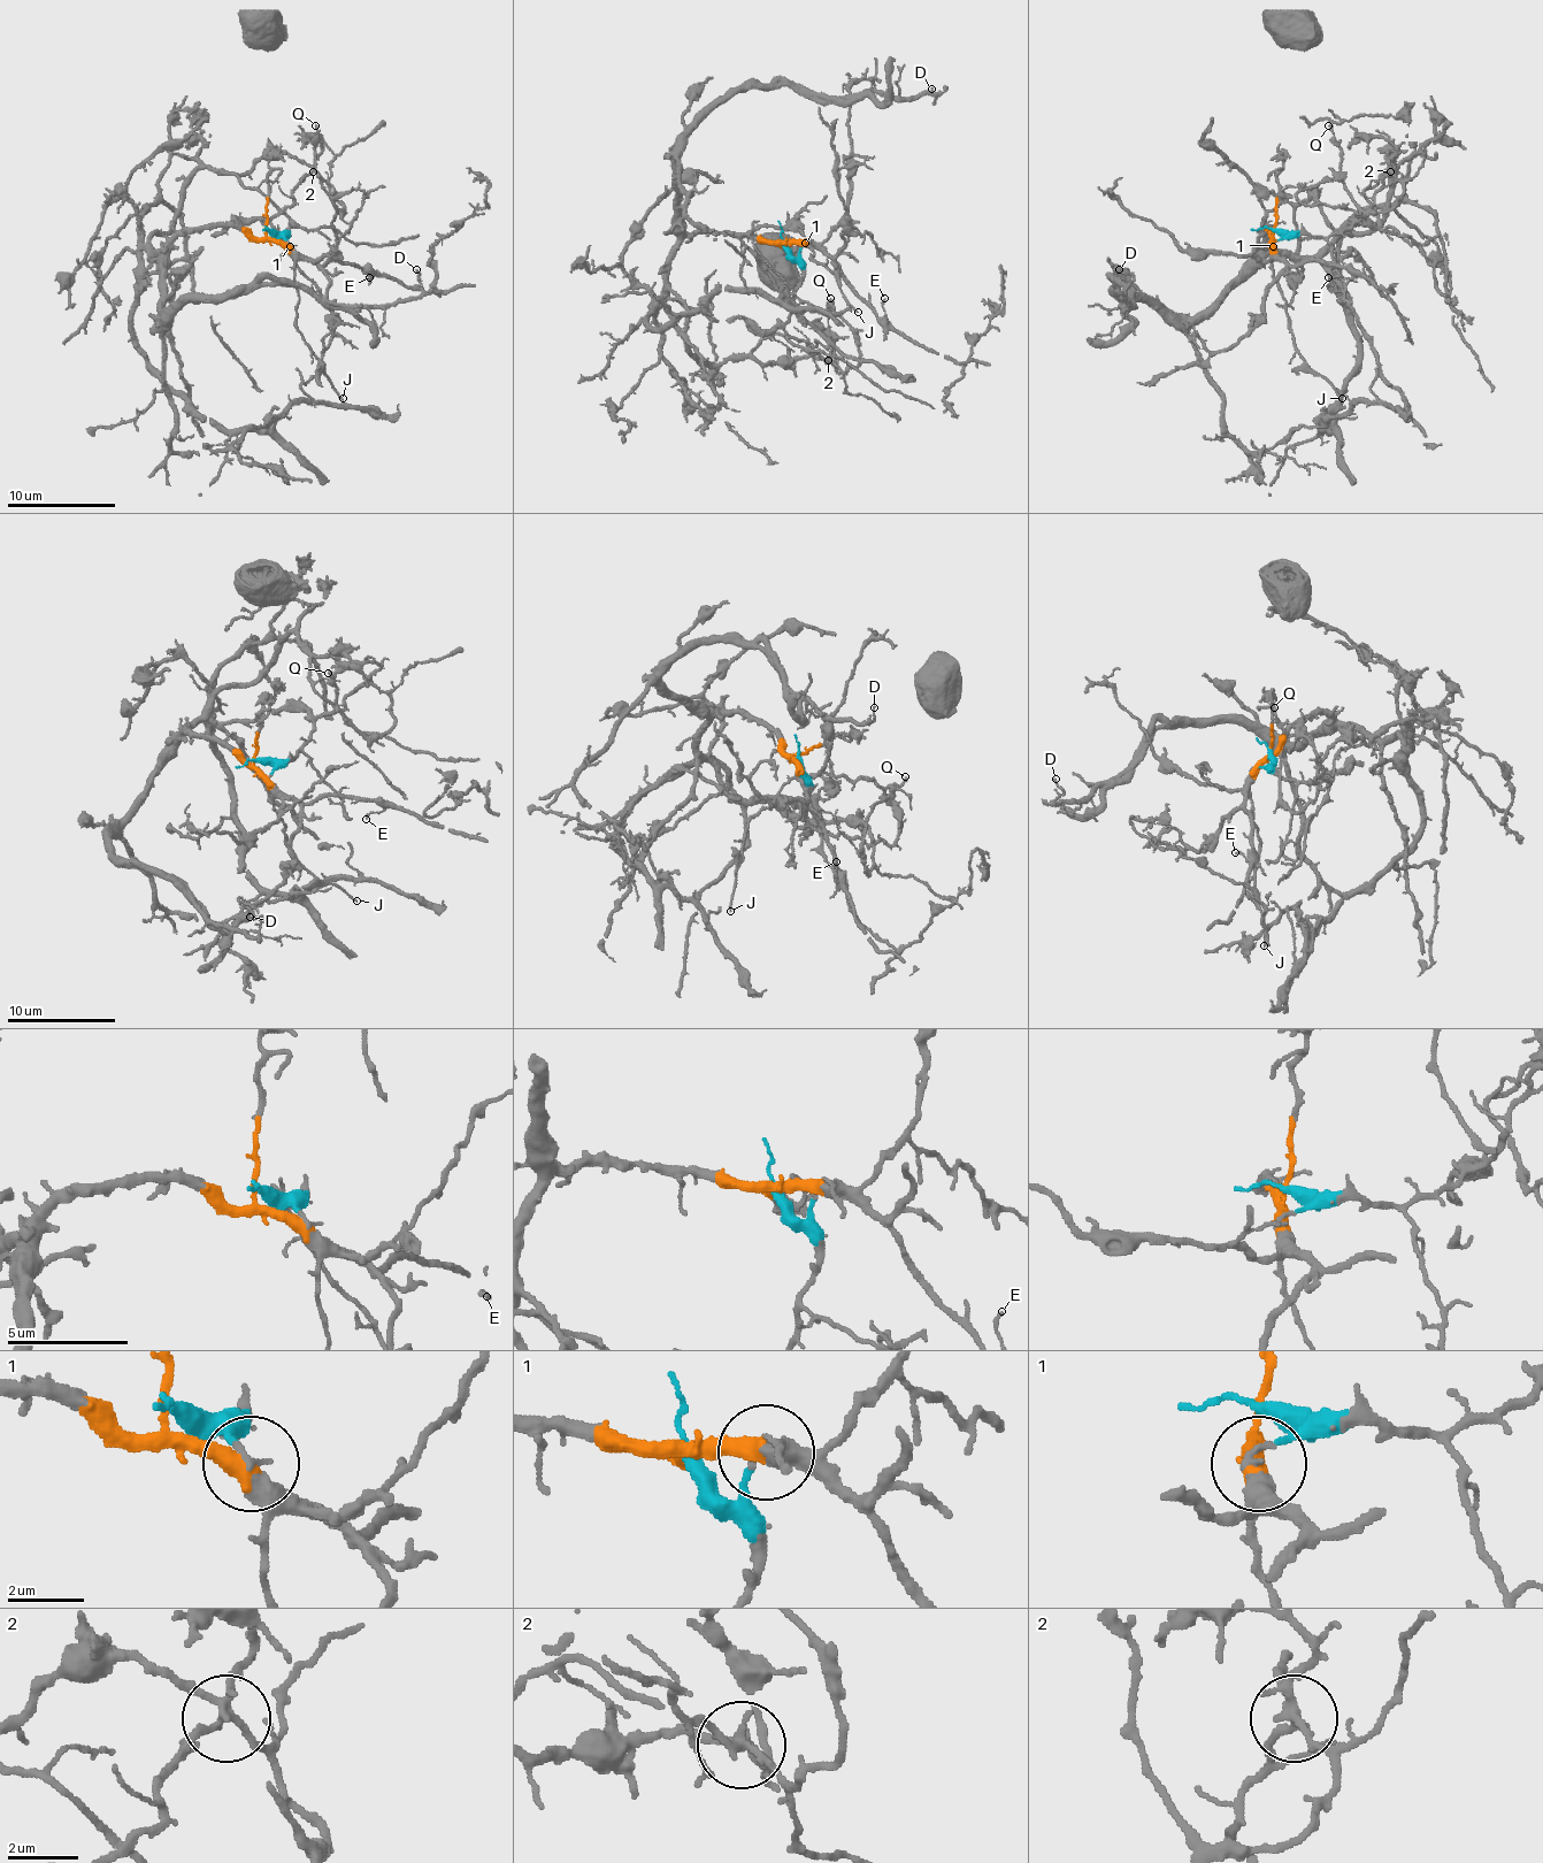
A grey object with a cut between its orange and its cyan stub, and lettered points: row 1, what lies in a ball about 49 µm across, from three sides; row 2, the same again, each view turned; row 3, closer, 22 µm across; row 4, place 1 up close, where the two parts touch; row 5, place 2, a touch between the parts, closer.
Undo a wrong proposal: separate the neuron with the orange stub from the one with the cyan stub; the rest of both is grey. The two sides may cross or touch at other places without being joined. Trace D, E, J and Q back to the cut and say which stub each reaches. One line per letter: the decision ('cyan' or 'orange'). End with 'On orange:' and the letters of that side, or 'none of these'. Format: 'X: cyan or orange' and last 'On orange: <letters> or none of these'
D: orange
E: orange
J: orange
Q: orange
On orange: D, E, J, Q

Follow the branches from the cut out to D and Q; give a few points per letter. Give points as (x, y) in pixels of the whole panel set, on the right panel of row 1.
D: (1273, 231), (1263, 225), (1260, 255), (1192, 317), (1171, 317), (1115, 285), (1121, 304), (1129, 283), (1119, 269)
Q: (1273, 231), (1292, 255), (1366, 234), (1388, 152), (1404, 193), (1366, 212), (1328, 125)

